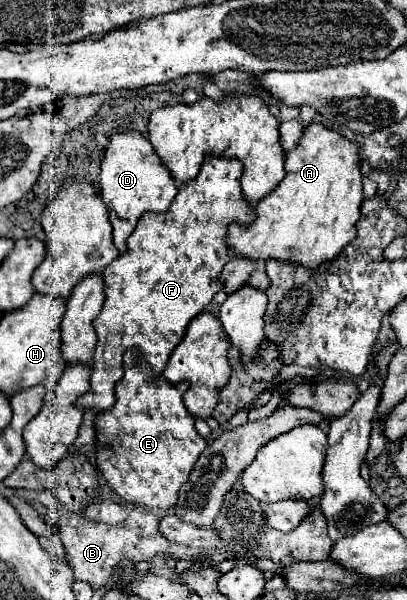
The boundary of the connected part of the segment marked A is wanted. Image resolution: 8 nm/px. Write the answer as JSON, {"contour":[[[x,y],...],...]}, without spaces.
{"contour":[[[320,122],[306,126],[296,148],[286,152],[286,176],[284,180],[256,204],[256,220],[248,226],[232,222],[228,228],[228,246],[232,254],[250,258],[256,262],[266,262],[270,258],[282,262],[298,262],[306,268],[318,268],[322,262],[330,262],[340,254],[340,250],[354,238],[356,222],[360,220],[362,204],[362,172],[360,172],[360,150],[340,132],[334,132]]]}

